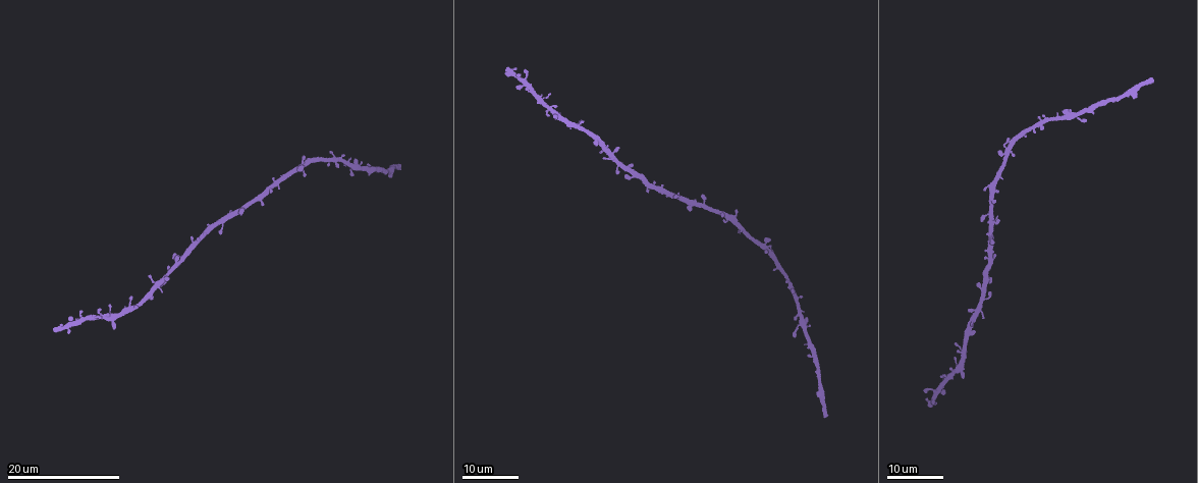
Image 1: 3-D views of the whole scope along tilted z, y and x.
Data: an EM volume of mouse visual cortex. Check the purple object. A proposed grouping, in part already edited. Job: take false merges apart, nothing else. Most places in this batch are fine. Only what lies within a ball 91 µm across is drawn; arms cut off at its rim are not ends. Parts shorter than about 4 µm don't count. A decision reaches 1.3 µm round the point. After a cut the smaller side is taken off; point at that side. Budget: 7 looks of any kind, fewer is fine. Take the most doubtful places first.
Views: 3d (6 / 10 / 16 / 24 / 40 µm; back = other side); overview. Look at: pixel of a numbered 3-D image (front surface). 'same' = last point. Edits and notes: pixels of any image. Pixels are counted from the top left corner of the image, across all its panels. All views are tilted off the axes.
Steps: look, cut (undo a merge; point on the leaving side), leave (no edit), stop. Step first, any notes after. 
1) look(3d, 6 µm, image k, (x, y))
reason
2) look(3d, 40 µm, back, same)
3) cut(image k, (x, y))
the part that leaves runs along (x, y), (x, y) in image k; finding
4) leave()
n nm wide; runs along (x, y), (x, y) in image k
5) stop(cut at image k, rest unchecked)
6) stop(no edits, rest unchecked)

look(3d, 24 µm, image 1, (993, 209))

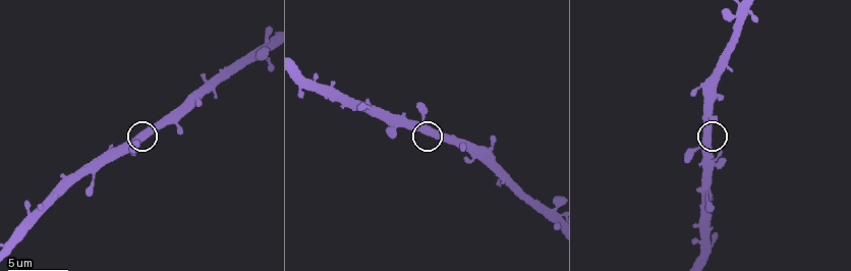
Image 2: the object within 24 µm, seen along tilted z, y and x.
look(3d, 6 µm, image 2, (708, 136))
zoom in

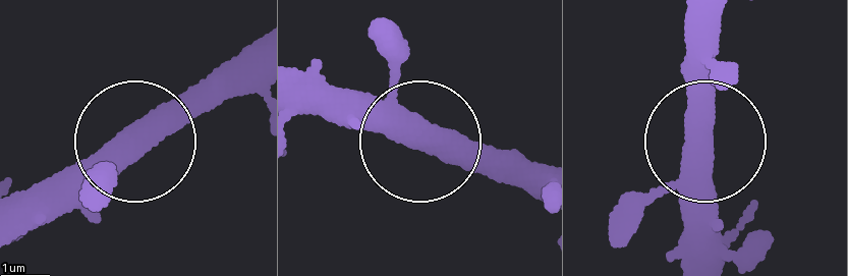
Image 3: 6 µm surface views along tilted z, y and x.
leave()
side arm 50 µm; continuous, no second neuron

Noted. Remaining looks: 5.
look(3d, 16 µm, image 1, (1127, 93))
narrows sharply

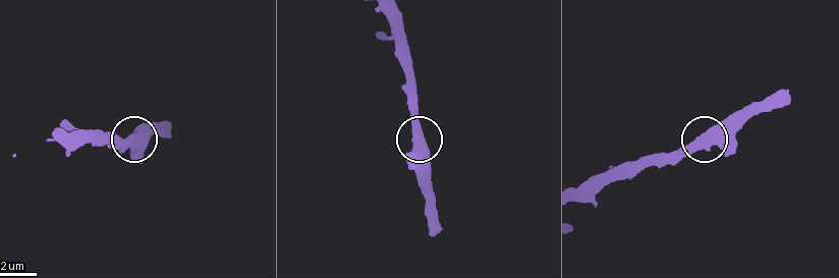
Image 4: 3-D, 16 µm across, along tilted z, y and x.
look(3d, 10 µm, image 4, (706, 148))
zoom in

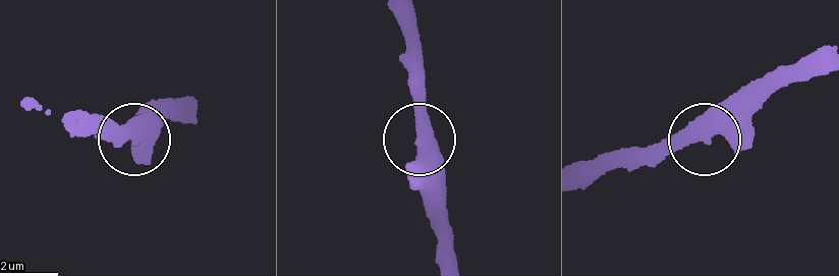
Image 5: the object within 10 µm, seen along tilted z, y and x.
leave()
runs along (398, 16), (437, 232) in image 5; all the same neuron

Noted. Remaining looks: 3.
look(3d, 10 µm, image 2, (187, 102))
side arm on a straight run

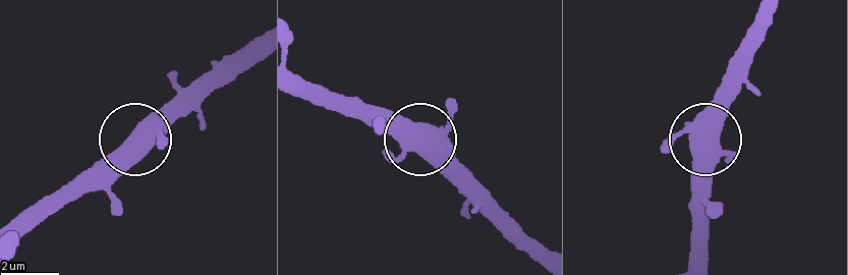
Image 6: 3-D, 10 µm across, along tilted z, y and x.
leave()
runs along (304, 81), (410, 127), (483, 201) in image 6; continuous, no second neuron

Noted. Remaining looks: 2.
stop(no edits, rest unchecked)

